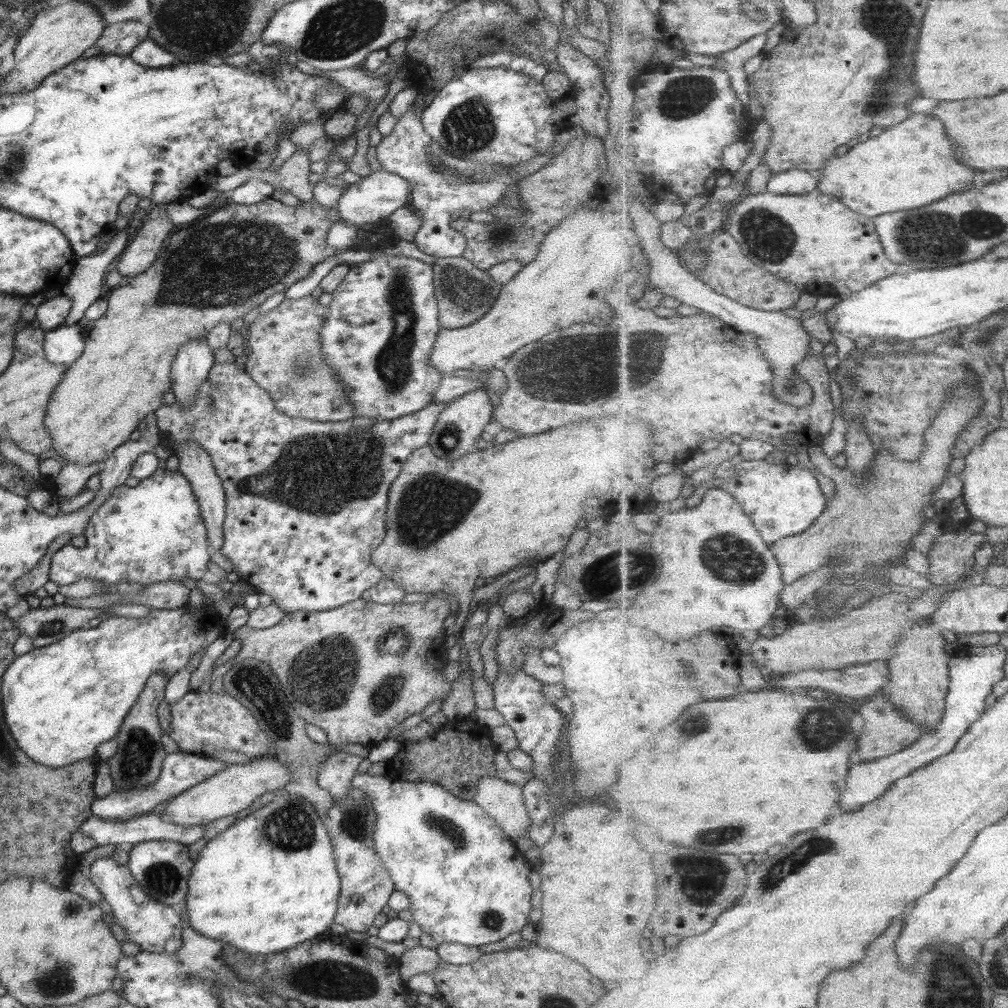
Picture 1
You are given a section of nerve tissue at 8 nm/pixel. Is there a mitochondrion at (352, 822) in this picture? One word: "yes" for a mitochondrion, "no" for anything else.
yes

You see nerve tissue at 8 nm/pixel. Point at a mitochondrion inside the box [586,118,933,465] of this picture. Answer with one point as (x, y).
(767, 237)

